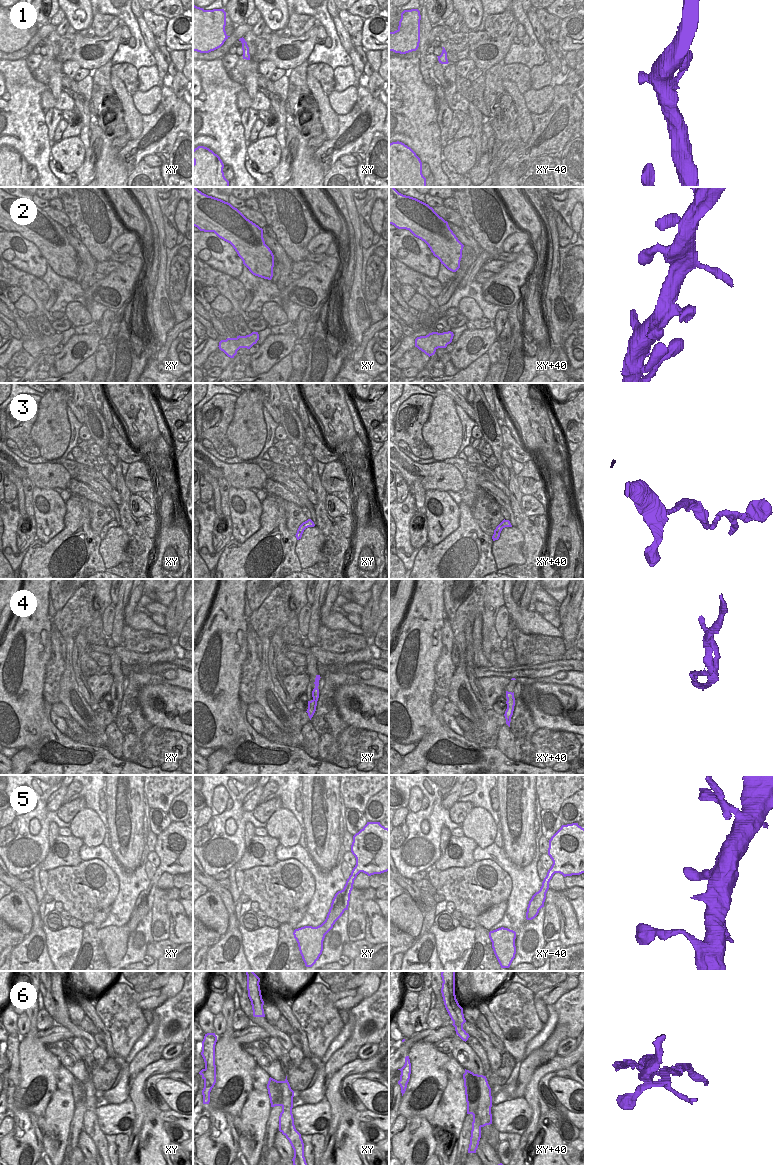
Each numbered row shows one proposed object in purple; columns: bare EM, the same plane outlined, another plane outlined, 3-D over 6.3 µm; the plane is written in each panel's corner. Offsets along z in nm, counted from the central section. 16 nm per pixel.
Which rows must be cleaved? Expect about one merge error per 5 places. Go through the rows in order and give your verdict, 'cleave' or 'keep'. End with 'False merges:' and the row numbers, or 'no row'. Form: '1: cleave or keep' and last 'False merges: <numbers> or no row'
1: keep
2: keep
3: keep
4: keep
5: keep
6: cleave
False merges: 6

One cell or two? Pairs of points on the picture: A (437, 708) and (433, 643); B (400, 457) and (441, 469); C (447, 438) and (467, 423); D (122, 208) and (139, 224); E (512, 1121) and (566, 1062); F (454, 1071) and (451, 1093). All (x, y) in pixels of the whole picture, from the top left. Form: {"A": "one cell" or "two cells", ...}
{"A": "two cells", "B": "one cell", "C": "two cells", "D": "one cell", "E": "two cells", "F": "two cells"}

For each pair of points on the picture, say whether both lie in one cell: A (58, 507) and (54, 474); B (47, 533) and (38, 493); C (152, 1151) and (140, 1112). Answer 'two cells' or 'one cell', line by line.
A: two cells
B: one cell
C: two cells

